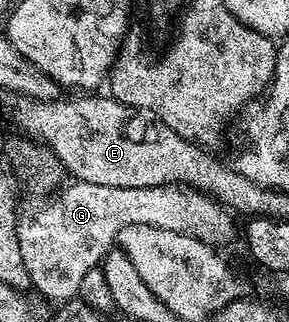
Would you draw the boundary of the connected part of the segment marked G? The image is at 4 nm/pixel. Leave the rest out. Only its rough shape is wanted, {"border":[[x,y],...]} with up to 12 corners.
{"border":[[80,181],[17,216],[29,283],[78,298],[127,225],[210,245],[233,235],[216,199],[179,185]]}

